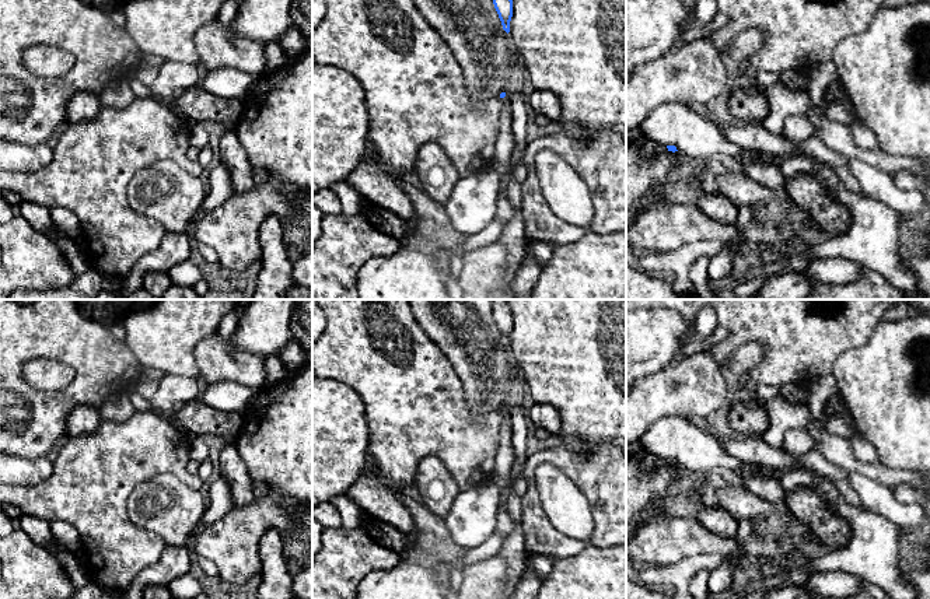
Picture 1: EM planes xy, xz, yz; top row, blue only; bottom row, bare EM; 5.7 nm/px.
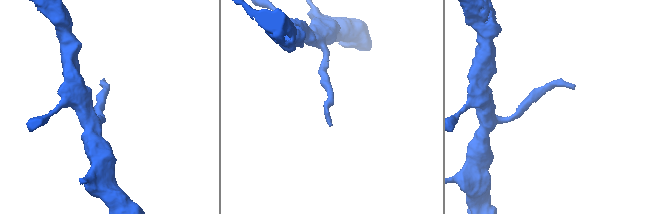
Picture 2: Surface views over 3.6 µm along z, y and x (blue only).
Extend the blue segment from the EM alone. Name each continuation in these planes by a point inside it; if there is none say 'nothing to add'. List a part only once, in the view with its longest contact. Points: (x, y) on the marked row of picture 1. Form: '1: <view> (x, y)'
1: xz (500, 163)

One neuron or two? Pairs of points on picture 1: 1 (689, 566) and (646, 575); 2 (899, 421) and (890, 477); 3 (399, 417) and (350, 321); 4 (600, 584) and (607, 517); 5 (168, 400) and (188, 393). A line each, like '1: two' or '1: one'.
1: one
2: two
3: one
4: two
5: one

